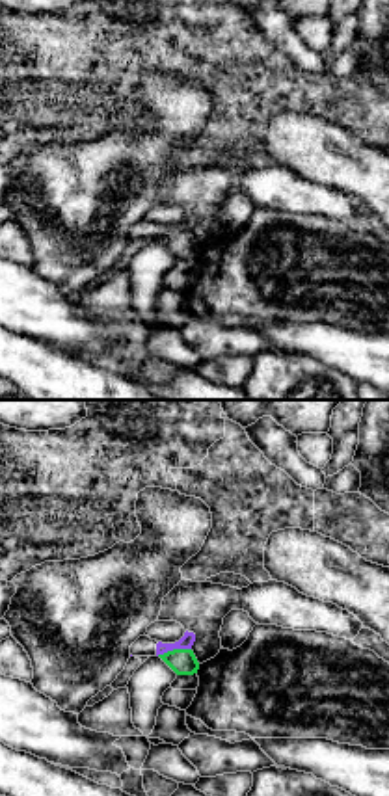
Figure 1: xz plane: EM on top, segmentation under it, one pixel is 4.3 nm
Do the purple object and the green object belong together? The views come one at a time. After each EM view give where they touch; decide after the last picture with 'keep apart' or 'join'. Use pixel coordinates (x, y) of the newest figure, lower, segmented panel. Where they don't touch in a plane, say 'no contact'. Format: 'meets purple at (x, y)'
meets purple at (174, 648)

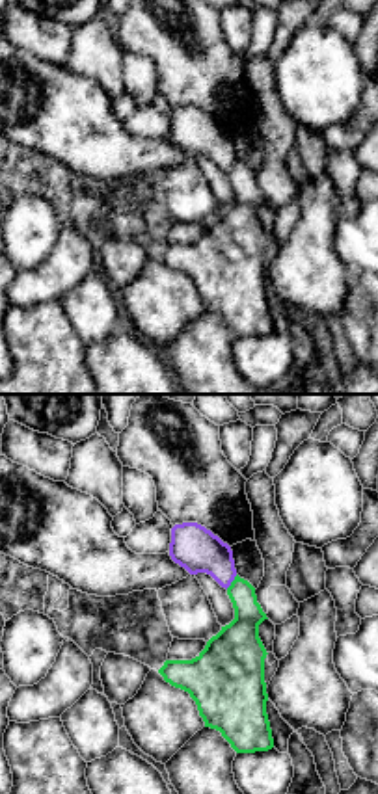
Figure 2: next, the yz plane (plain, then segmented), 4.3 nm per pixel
meets purple at (231, 581)

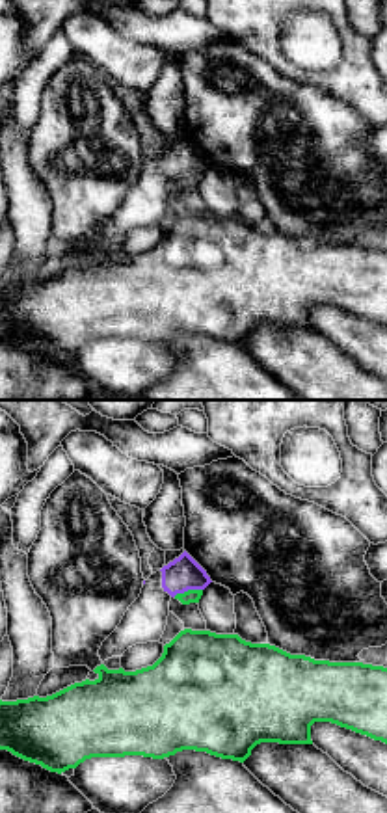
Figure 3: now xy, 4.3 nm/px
meets purple at (186, 590)

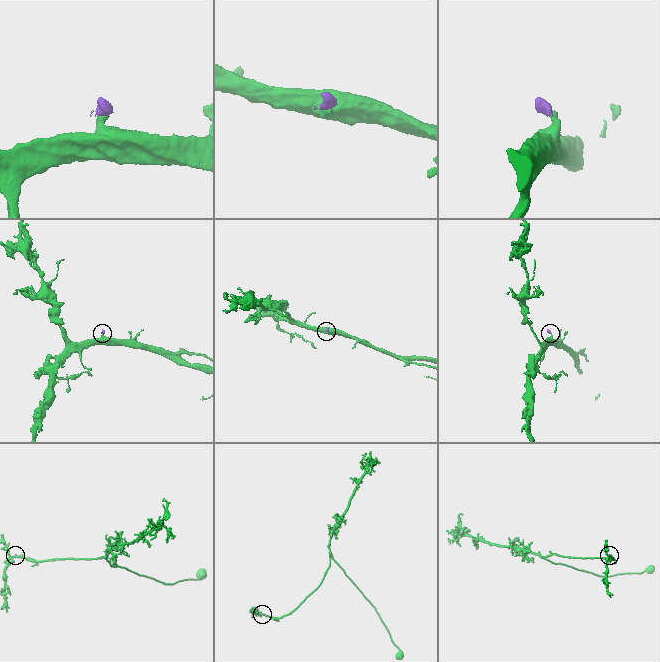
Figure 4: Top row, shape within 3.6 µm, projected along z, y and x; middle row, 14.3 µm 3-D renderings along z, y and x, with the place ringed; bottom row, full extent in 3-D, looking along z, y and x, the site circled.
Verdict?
keep apart

